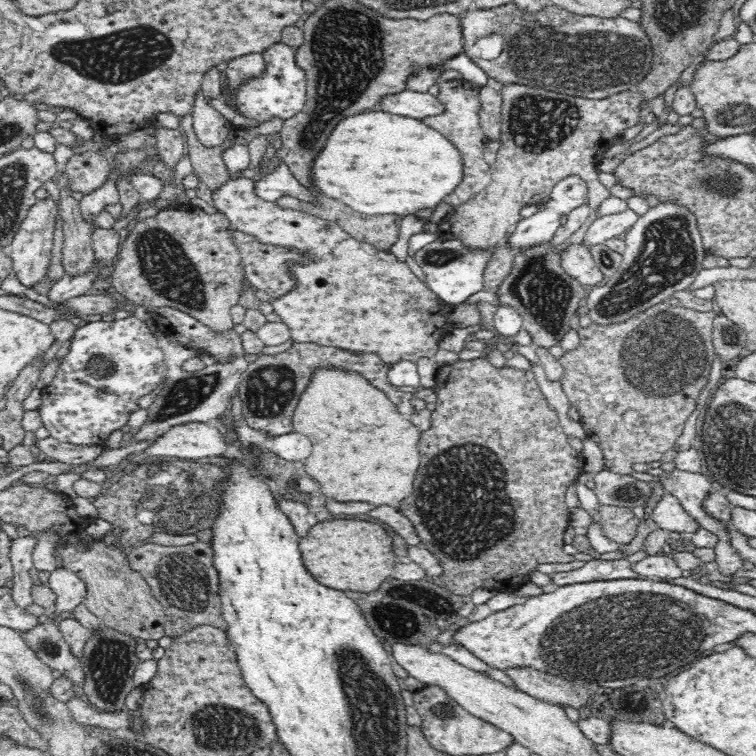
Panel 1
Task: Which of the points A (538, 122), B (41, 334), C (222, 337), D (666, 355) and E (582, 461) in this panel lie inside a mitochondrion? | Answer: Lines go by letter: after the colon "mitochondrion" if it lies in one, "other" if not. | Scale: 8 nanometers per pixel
A: mitochondrion
B: other
C: other
D: mitochondrion
E: other

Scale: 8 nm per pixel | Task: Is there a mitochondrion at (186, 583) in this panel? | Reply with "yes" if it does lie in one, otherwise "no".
yes

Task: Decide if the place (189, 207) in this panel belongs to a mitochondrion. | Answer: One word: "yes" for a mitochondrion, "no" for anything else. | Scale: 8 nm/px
no

